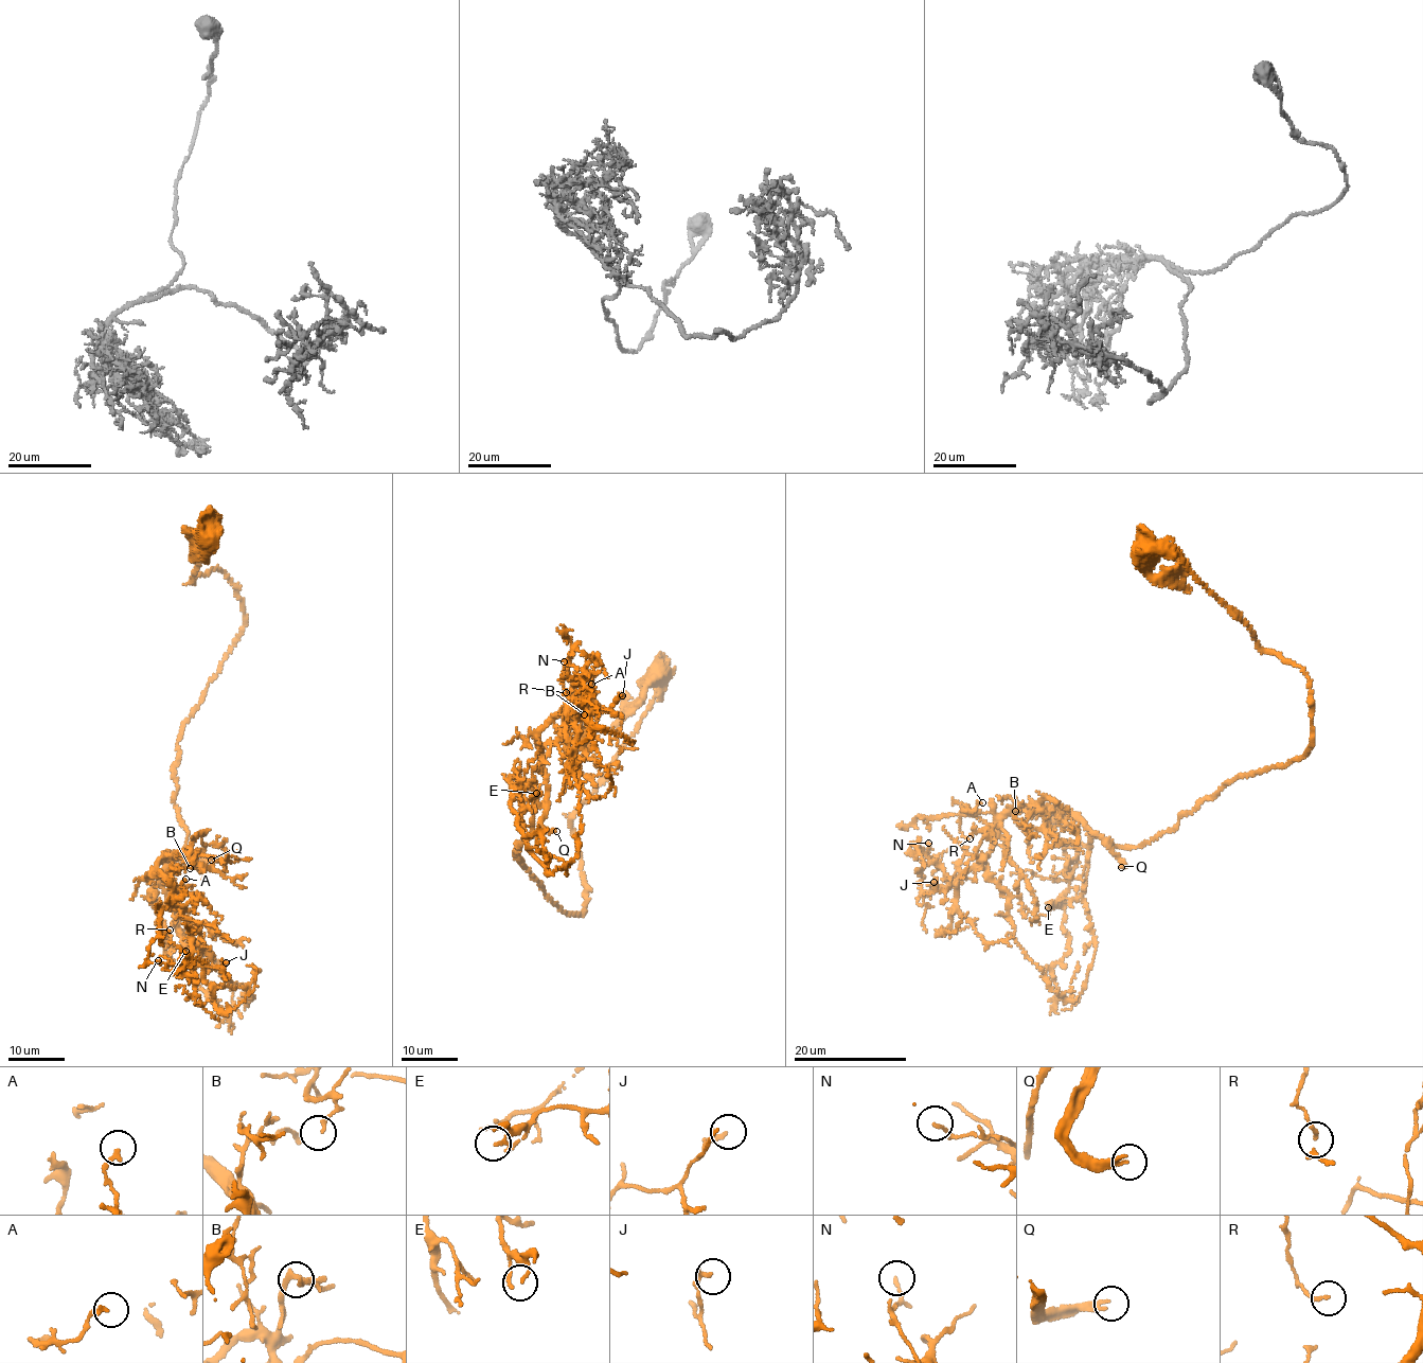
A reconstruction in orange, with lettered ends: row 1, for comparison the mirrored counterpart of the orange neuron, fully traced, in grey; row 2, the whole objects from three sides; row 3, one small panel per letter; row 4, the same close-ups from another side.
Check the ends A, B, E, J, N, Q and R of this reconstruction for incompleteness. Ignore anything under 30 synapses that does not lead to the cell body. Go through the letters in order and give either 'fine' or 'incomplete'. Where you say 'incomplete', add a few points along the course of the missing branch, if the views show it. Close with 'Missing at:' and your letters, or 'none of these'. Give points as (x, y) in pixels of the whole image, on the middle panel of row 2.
A: fine
B: fine
E: fine
J: fine
N: fine
Q: incomplete
R: fine
Missing at: Q

